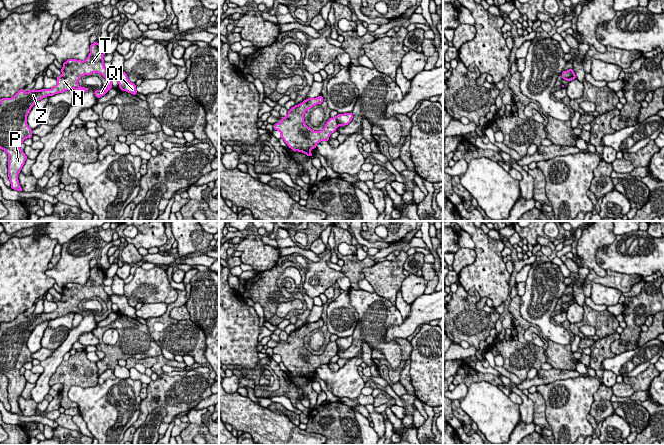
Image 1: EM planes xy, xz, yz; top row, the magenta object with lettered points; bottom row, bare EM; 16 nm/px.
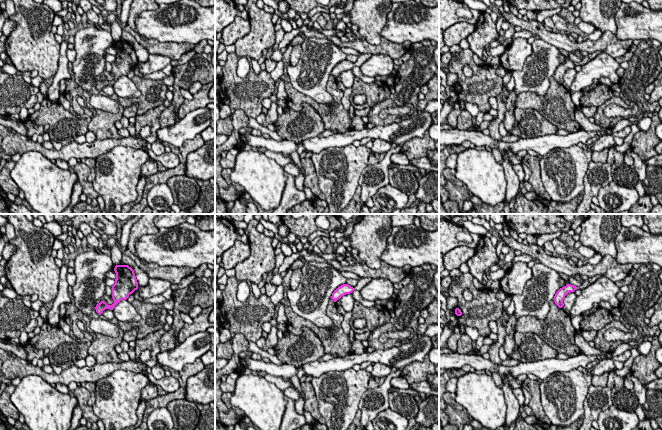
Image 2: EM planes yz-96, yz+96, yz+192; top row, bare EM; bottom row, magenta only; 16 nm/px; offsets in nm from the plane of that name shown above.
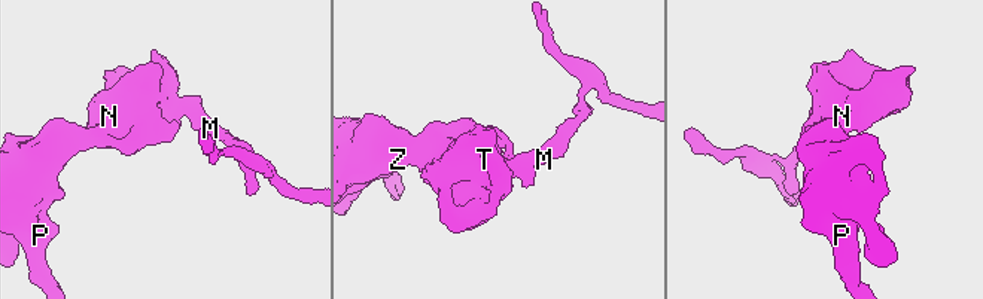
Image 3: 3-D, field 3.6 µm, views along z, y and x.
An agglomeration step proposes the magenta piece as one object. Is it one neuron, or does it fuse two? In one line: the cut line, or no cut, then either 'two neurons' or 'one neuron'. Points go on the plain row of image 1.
cut xz (335, 341), (338, 349); two neurons

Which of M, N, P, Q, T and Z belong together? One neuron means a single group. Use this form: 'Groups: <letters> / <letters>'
Groups: M / N P Q T Z

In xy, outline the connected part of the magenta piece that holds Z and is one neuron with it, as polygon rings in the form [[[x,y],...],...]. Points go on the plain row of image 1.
[[[96,265],[90,269],[90,277],[86,284],[68,283],[63,287],[62,299],[57,299],[57,308],[51,313],[30,314],[25,316],[19,314],[11,322],[0,323],[0,373],[8,378],[8,401],[11,412],[22,416],[18,404],[27,383],[20,369],[27,362],[32,362],[32,353],[27,348],[27,340],[34,328],[47,321],[58,317],[63,317],[69,313],[81,314],[83,317],[89,312],[80,311],[78,304],[84,299],[91,299],[96,296],[101,298],[107,305],[107,311],[103,314],[95,314],[97,322],[104,320],[112,310],[112,301],[108,299],[108,294],[104,291],[103,280],[105,272]]]

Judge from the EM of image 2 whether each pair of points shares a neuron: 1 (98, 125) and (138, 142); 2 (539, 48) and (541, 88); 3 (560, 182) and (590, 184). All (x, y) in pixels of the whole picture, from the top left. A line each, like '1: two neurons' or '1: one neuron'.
1: two neurons
2: one neuron
3: two neurons

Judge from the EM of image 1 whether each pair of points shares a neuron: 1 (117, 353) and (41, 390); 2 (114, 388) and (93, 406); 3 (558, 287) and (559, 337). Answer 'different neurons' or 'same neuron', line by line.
1: different neurons
2: same neuron
3: same neuron

